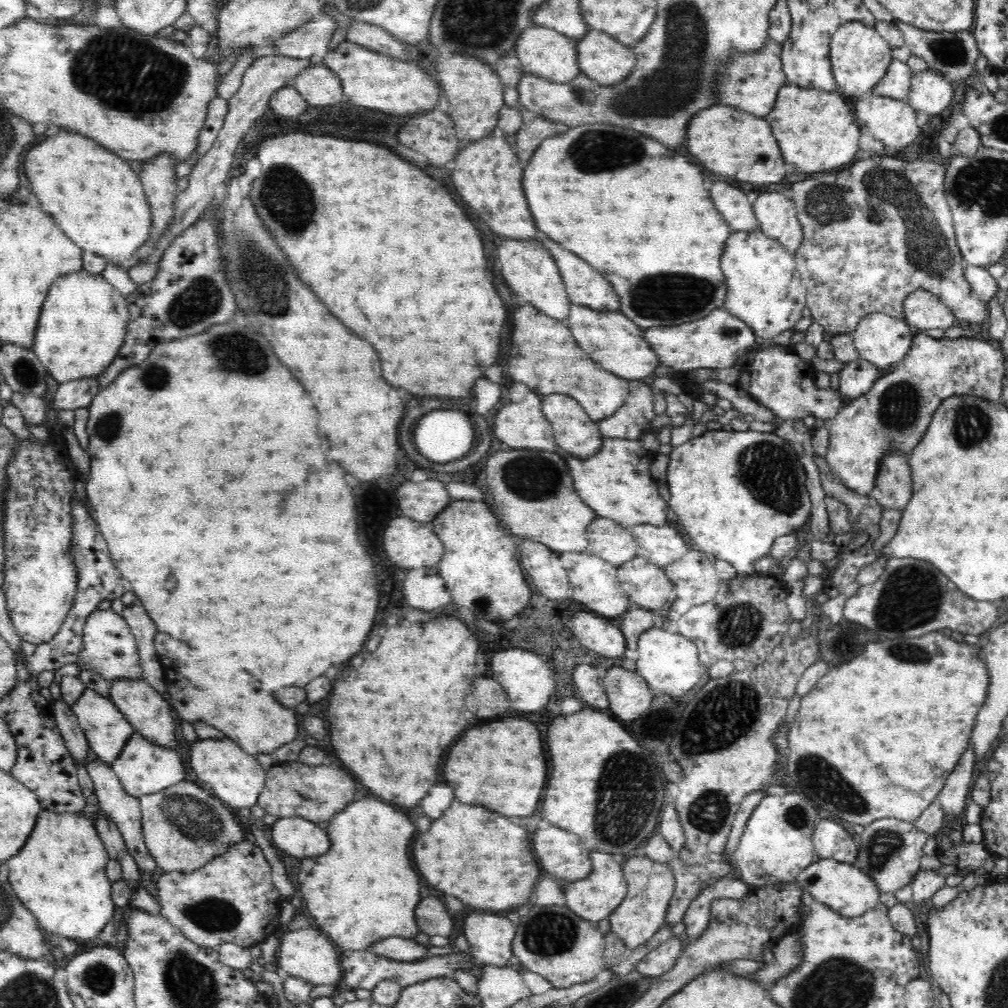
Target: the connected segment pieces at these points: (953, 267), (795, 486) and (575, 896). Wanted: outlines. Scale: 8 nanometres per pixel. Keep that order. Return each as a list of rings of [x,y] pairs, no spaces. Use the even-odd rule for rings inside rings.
[[[868,156],[867,159],[858,159],[850,168],[842,168],[838,172],[830,172],[830,174],[814,174],[808,180],[796,182],[792,184],[792,200],[795,203],[797,210],[797,220],[803,235],[801,243],[796,249],[796,254],[793,254],[793,262],[799,273],[801,282],[805,285],[805,307],[811,312],[813,320],[823,326],[826,334],[831,336],[838,333],[850,333],[857,327],[857,322],[866,314],[880,311],[894,316],[895,318],[904,319],[902,302],[903,299],[916,289],[926,289],[934,296],[937,296],[948,308],[953,312],[955,318],[960,322],[974,323],[980,325],[986,322],[989,316],[988,305],[971,289],[971,286],[965,281],[964,268],[968,265],[962,258],[962,253],[958,250],[956,244],[956,236],[953,227],[951,210],[945,199],[945,165],[936,164],[936,162],[904,162],[904,160],[896,160],[896,158],[880,158],[880,156]],[[876,186],[880,186],[878,192],[884,192],[886,198],[878,198],[874,196]]]
[[[755,425],[746,431],[706,431],[698,437],[691,437],[682,446],[676,446],[672,452],[670,452],[670,462],[668,462],[668,470],[666,470],[666,480],[668,480],[668,488],[670,488],[670,500],[668,500],[667,506],[672,508],[672,511],[676,513],[678,517],[678,529],[684,532],[694,540],[694,544],[698,546],[699,551],[706,552],[711,558],[718,560],[726,560],[730,564],[734,565],[738,574],[747,576],[748,574],[754,574],[754,563],[756,560],[763,556],[770,555],[770,549],[772,543],[779,536],[787,534],[795,534],[802,528],[804,524],[807,524],[810,514],[812,514],[812,503],[810,502],[810,495],[808,495],[808,489],[806,489],[806,471],[802,467],[802,463],[798,459],[798,454],[792,449],[792,446],[788,444],[787,440],[780,438],[775,432],[757,430]]]
[[[590,851],[591,871],[587,876],[577,881],[568,881],[564,884],[565,906],[575,912],[580,918],[598,923],[607,916],[621,903],[627,891],[627,883],[623,878],[620,864],[614,860],[612,855],[605,852]]]

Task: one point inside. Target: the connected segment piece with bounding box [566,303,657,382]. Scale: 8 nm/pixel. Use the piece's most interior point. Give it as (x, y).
(612, 341)

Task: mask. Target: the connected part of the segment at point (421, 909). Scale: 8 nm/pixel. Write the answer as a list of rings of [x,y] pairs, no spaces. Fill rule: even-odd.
[[[424,898],[414,907],[418,929],[432,936],[449,937],[453,934],[452,915],[438,898]]]

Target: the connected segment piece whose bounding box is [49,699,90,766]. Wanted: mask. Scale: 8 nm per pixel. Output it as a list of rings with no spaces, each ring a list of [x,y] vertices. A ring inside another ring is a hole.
[[[51,699],[49,703],[53,708],[56,727],[64,739],[72,760],[74,760],[76,764],[83,764],[85,766],[88,762],[86,757],[87,751],[90,748],[72,707],[63,699],[55,701]]]

